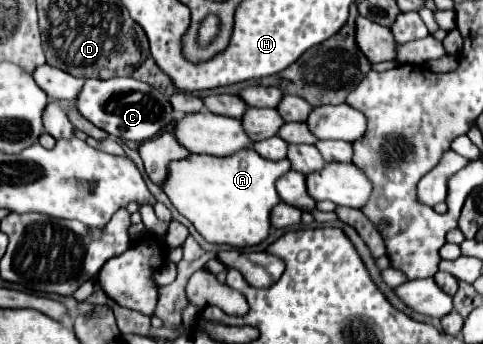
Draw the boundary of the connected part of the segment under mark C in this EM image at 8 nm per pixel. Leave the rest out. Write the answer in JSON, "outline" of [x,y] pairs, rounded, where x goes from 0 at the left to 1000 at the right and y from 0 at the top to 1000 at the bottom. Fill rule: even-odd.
{"outline":[[[230,224],[222,235],[180,230],[176,259],[168,259],[168,282],[159,282],[159,317],[176,346],[226,392],[284,416],[329,392],[358,352],[350,282],[275,224]]]}

